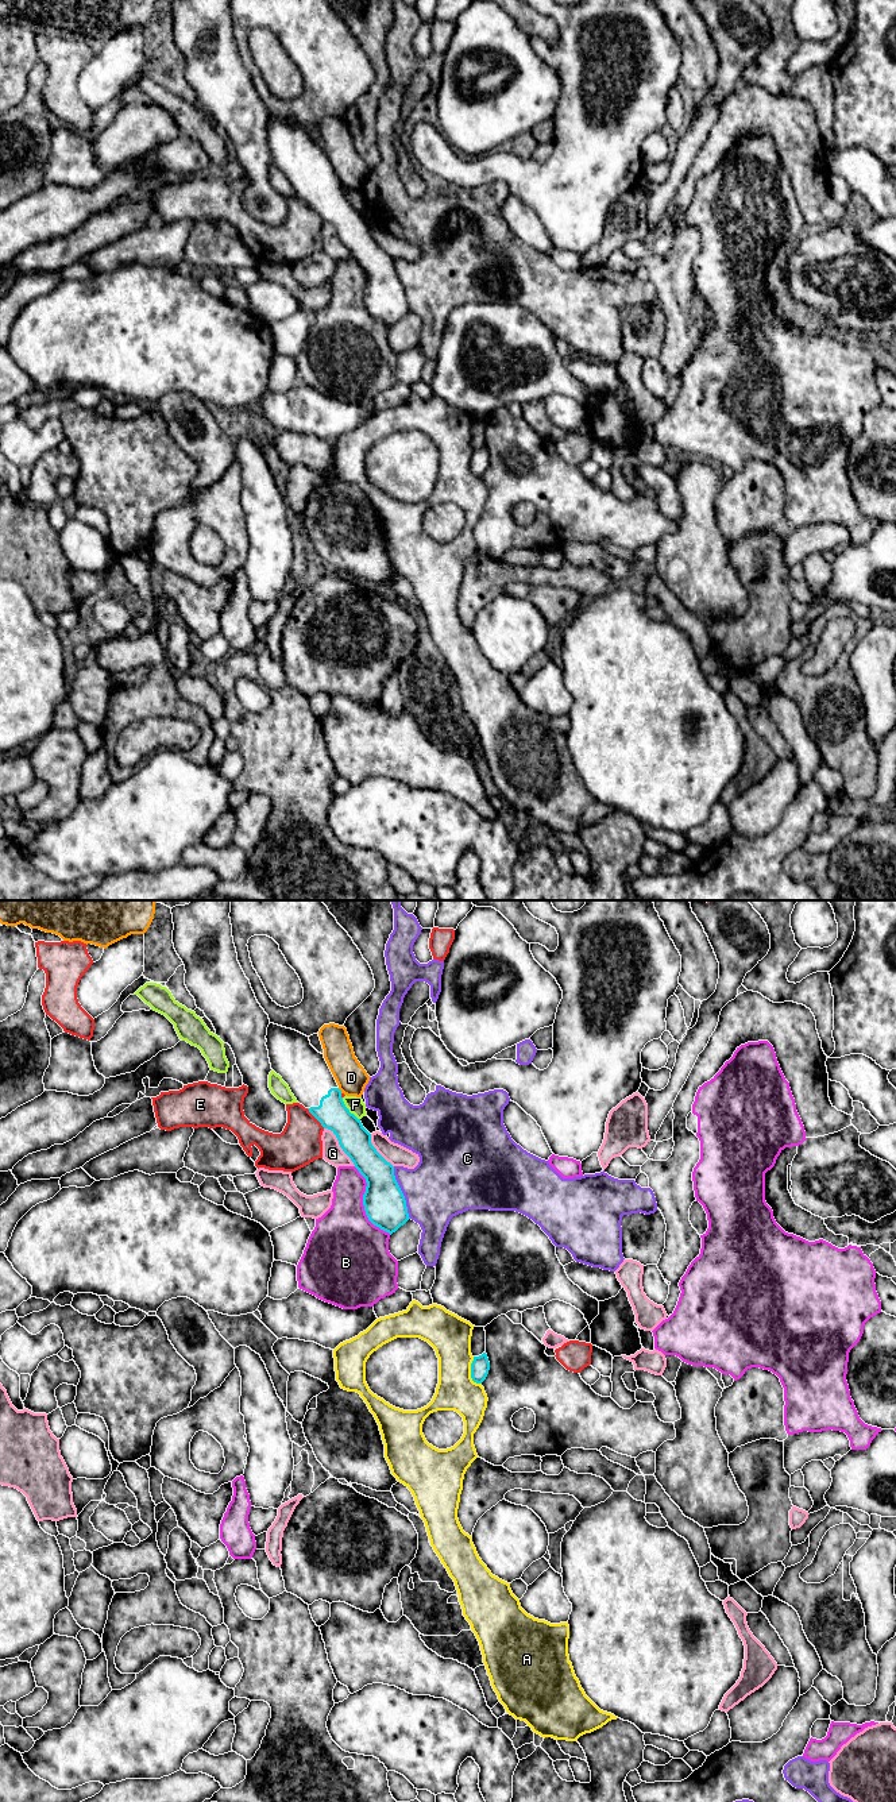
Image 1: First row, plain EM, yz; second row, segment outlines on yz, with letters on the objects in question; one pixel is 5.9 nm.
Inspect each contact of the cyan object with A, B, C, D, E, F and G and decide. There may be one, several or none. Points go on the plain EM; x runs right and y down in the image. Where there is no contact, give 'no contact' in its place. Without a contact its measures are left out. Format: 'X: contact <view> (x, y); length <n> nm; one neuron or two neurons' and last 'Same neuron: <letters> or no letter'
A: contact yz (471, 466); length 180 nm; two neurons
B: contact yz (363, 297); length 460 nm; two neurons
C: contact yz (401, 285); length 320 nm; two neurons
D: contact yz (340, 184); length 40 nm; two neurons
E: contact yz (315, 209); length 160 nm; two neurons
F: contact yz (348, 203); length 170 nm; two neurons
G: contact yz (339, 236); length 300 nm; two neurons
Same neuron: no letter

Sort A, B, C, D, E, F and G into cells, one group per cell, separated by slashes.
A / B / C / D G / E / F

